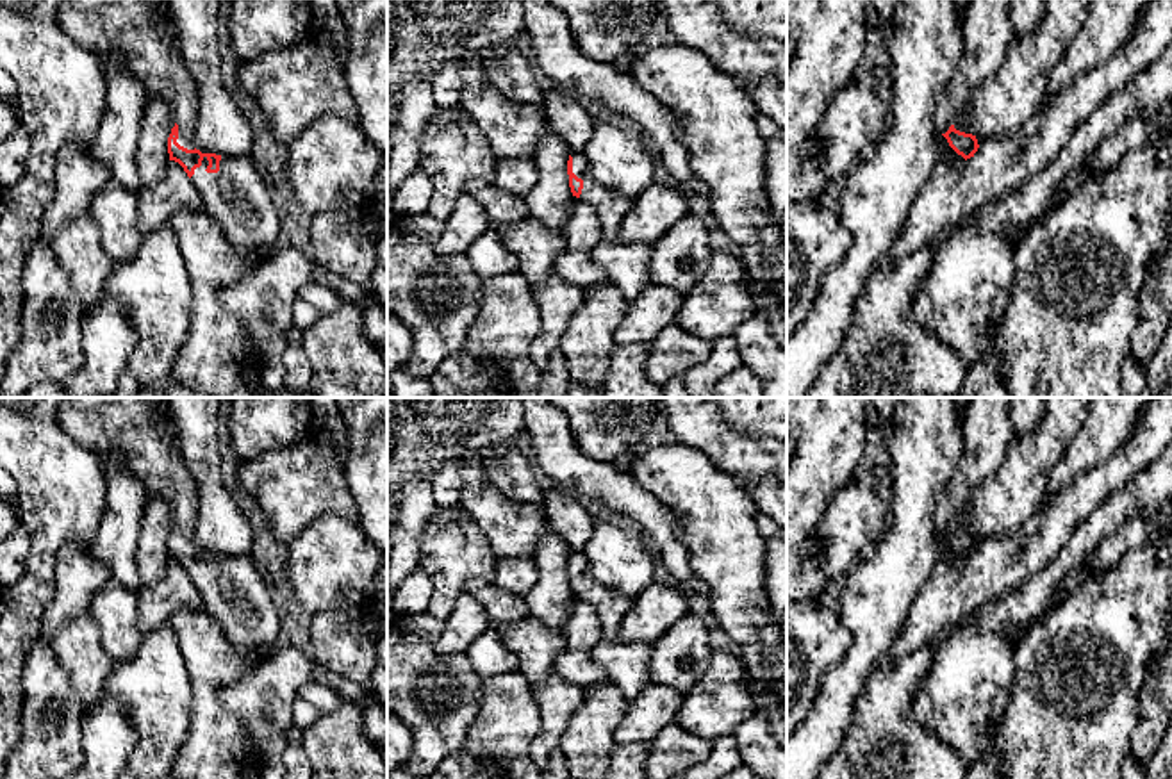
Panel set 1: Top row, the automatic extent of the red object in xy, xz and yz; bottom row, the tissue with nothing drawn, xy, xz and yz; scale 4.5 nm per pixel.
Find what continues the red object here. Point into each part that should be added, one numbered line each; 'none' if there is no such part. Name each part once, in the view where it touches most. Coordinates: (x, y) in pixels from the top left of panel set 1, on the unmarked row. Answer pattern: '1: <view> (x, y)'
1: xy (238, 598)

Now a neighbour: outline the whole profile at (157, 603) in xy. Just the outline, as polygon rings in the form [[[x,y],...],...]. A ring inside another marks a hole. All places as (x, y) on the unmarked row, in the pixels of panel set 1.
[[[169,560],[157,583],[143,585],[137,590],[137,627],[141,635],[146,635],[157,626],[169,622],[177,611],[198,608],[203,608],[200,592],[184,567]]]

